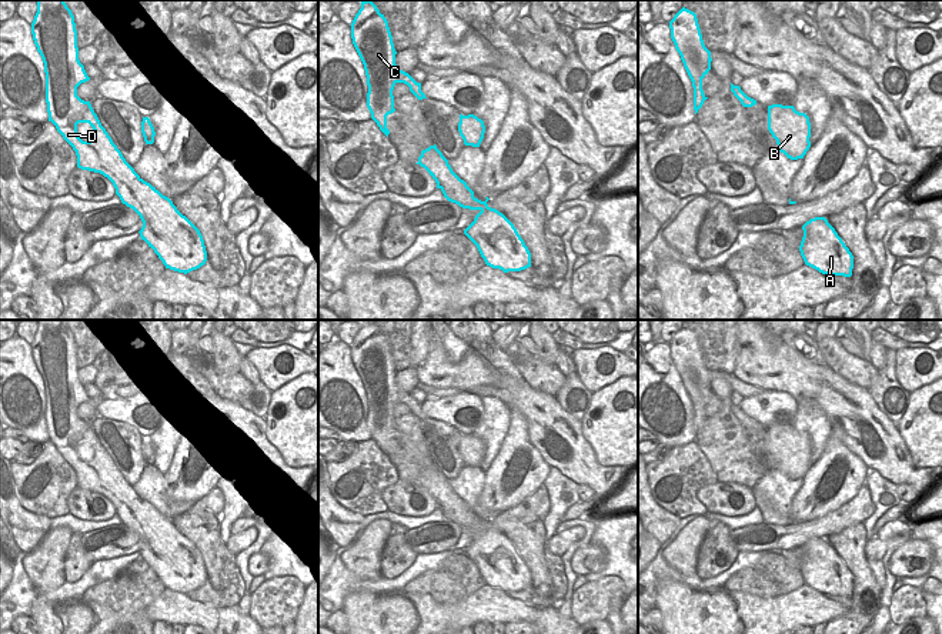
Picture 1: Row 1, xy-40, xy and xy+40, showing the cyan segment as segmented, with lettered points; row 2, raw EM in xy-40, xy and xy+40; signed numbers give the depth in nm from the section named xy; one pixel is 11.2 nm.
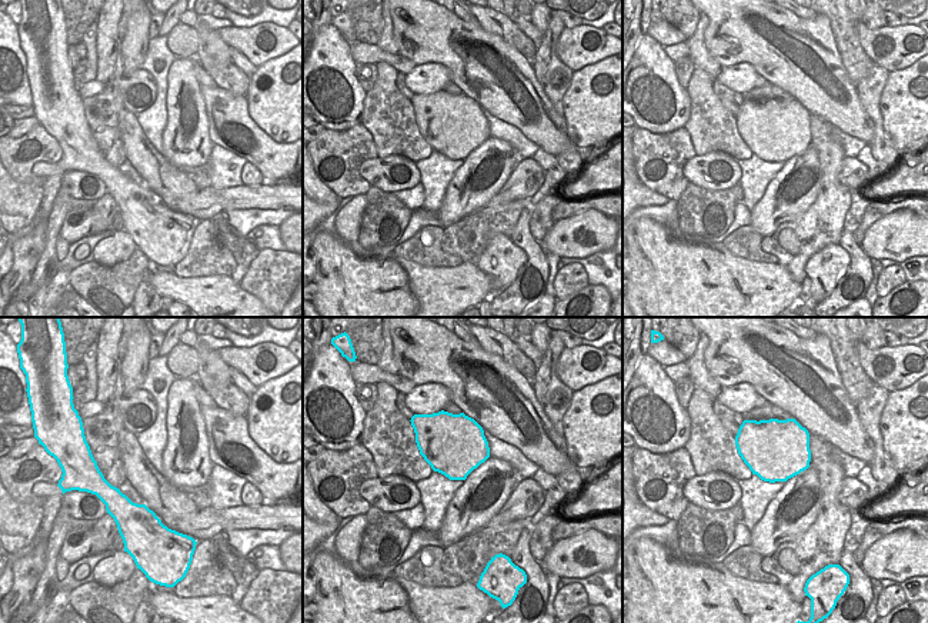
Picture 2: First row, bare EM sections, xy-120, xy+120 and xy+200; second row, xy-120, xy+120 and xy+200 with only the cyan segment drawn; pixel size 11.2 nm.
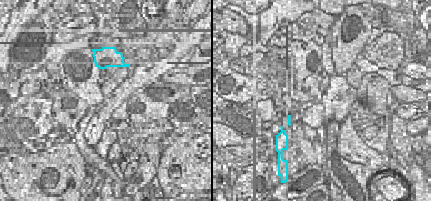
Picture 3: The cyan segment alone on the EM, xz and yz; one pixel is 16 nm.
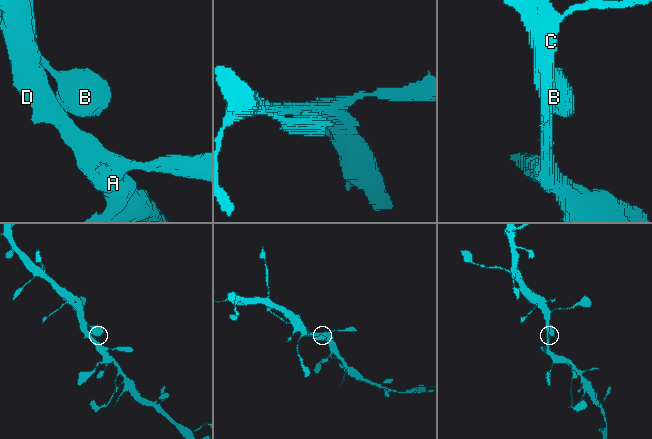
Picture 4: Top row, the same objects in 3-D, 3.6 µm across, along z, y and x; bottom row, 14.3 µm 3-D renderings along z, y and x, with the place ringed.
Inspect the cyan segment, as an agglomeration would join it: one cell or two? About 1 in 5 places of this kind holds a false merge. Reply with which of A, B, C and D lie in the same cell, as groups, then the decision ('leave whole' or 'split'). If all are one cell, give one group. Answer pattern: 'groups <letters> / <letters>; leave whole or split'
groups A B C D; leave whole

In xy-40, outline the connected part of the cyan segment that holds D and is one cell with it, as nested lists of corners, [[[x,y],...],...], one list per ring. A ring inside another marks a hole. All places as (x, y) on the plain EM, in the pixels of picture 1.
[[[64,320],[36,321],[37,333],[31,343],[31,354],[44,383],[49,441],[56,446],[57,451],[76,471],[77,487],[107,497],[113,503],[121,523],[140,535],[143,541],[143,547],[138,551],[140,557],[154,570],[166,588],[184,594],[200,588],[207,581],[207,571],[200,550],[177,530],[168,517],[163,515],[134,491],[101,446],[90,421],[84,421],[77,416],[77,407],[88,401],[90,397],[78,380],[77,350],[71,330]],[[78,443],[88,443],[93,447],[94,457],[90,461],[83,461],[78,457]]]

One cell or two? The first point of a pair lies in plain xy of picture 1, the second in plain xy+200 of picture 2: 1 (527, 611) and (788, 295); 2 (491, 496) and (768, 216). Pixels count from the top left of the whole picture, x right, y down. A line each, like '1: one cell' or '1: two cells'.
1: one cell
2: one cell

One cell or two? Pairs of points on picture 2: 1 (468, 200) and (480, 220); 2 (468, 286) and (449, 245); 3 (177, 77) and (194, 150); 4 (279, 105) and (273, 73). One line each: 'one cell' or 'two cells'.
1: two cells
2: two cells
3: one cell
4: one cell

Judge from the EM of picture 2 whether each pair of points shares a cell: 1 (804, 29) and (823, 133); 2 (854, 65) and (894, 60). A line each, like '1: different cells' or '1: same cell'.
1: different cells
2: different cells

